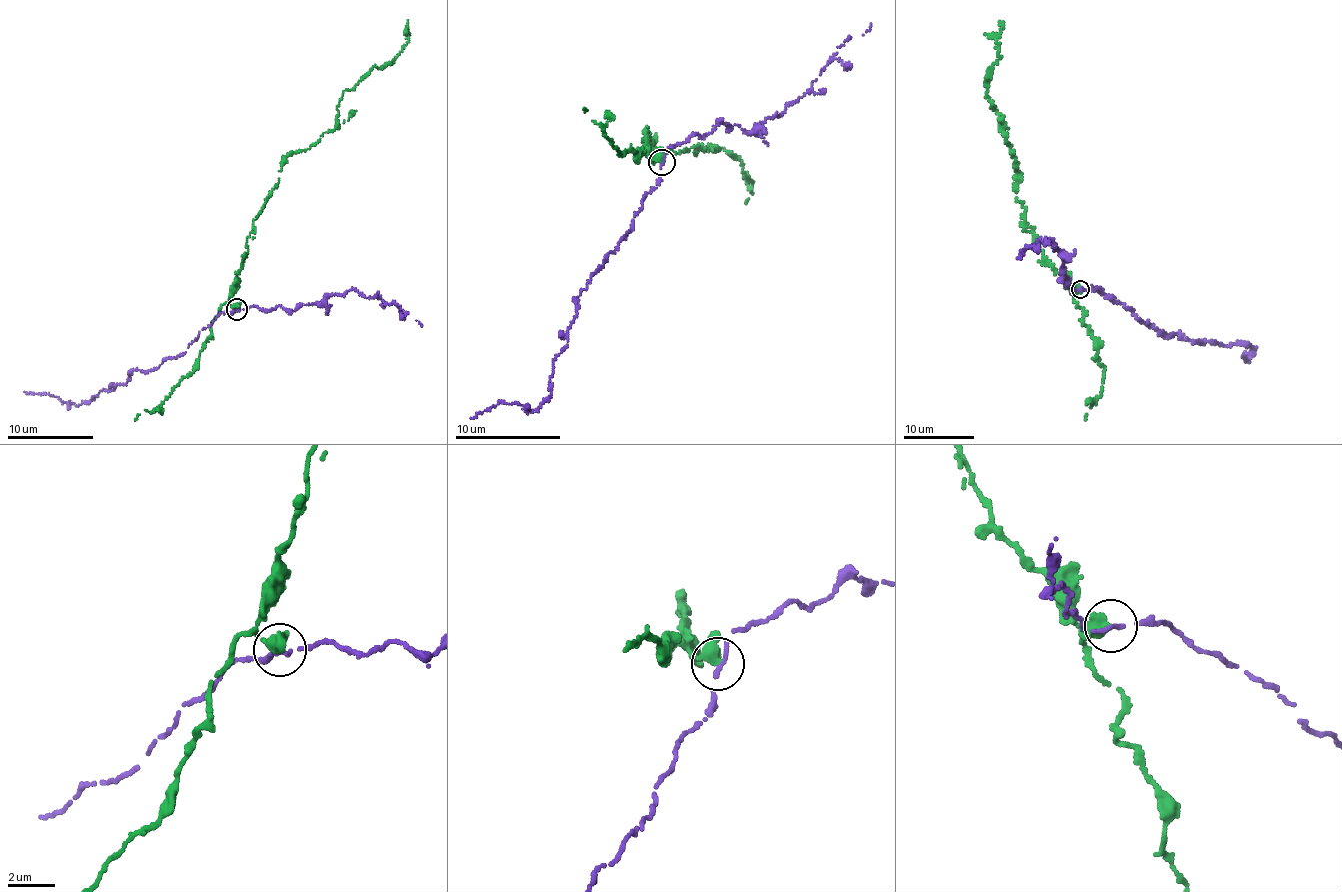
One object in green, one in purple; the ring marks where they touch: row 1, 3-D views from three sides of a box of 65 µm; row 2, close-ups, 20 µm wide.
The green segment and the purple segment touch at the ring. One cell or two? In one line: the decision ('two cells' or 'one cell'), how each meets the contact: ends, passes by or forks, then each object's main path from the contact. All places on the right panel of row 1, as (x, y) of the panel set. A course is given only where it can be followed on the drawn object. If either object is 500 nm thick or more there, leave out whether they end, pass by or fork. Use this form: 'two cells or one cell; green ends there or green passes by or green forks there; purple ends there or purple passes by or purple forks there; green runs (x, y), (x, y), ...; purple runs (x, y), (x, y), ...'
two cells; green passes by; purple ends there; green runs (1080, 289), (1072, 291), (1048, 262), (1015, 198), (1016, 160), (985, 79), (999, 58), (1000, 20); purple runs (1081, 289), (1099, 289), (1167, 336), (1174, 333), (1221, 344), (1245, 342), (1253, 349), (1243, 356), (1249, 361)

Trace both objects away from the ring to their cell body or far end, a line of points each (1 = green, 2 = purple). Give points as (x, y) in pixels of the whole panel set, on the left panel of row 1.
1: (236, 308), (228, 302), (253, 219), (281, 164), (332, 130), (343, 92), (394, 58), (409, 40), (407, 20)
2: (236, 309), (199, 332), (185, 353), (145, 372), (136, 369), (126, 384), (92, 401), (76, 405), (24, 392)

